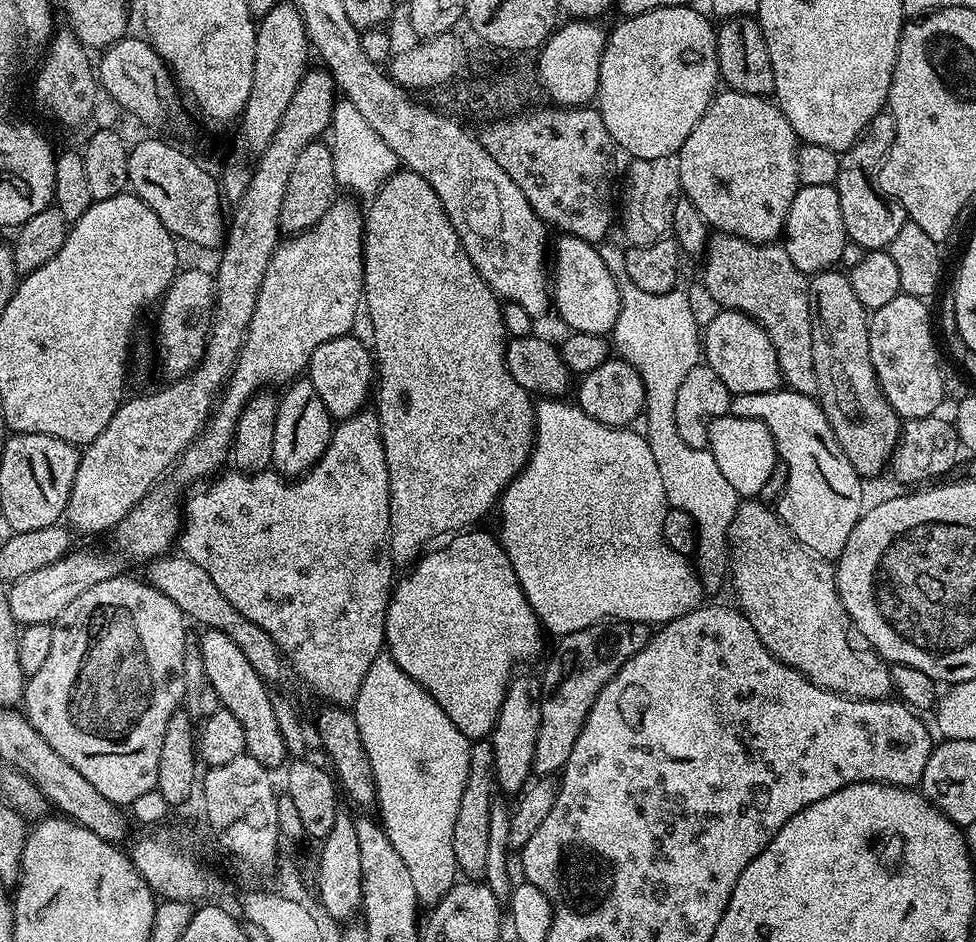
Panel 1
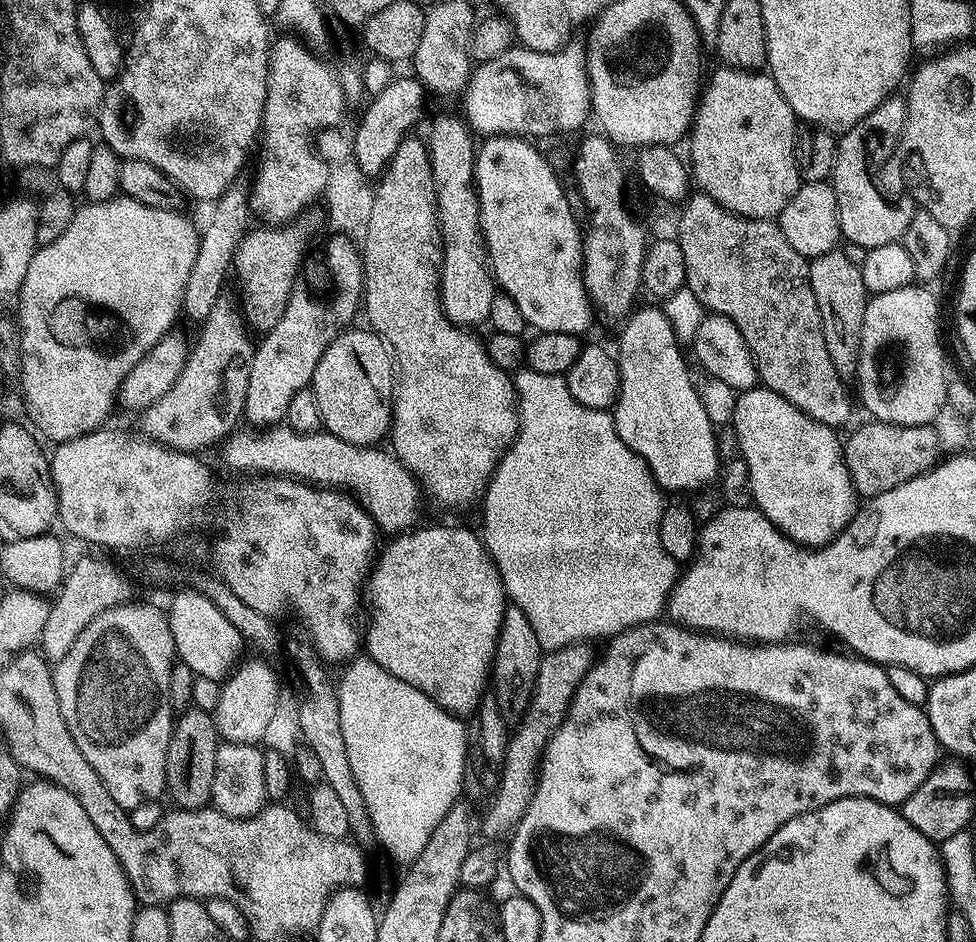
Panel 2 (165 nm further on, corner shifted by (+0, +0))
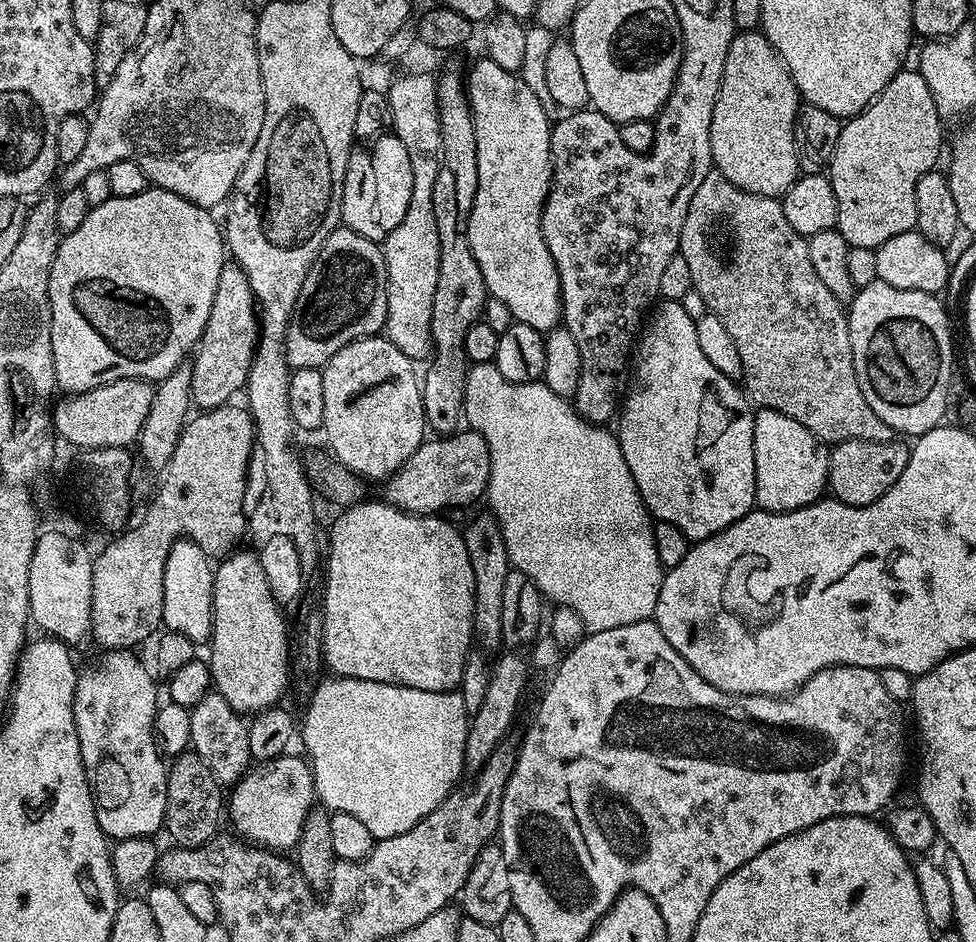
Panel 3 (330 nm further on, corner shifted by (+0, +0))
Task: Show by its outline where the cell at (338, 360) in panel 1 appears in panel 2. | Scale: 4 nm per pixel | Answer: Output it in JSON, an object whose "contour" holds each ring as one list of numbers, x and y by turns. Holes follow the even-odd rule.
{"contour":[[353,327,341,332,318,362,310,385,318,398,323,431,361,446,376,446,392,427,392,402,398,387,394,357,382,336]]}

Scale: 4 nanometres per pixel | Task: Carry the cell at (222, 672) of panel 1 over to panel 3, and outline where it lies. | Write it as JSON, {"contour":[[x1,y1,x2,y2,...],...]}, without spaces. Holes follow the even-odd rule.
{"contour":[[176,540,166,558,166,570,162,578,163,627,170,632,186,634,186,638,197,642,211,641,213,586,214,564,202,546,193,540]]}

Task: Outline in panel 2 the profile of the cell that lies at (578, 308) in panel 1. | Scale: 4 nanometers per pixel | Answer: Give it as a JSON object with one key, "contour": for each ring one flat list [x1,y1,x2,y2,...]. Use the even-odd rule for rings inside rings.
{"contour":[[489,135,483,142,476,153,474,183,480,197,484,247,488,250,488,262,497,285,514,298,529,329,537,333,584,334,592,324,594,309,584,289,582,228,579,223,576,225,572,204,551,162,535,148,537,145,531,139,522,136]]}

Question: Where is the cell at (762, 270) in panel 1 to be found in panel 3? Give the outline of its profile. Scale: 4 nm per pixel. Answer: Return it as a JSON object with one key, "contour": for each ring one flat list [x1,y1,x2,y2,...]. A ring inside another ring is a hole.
{"contour":[[715,170,706,174,694,190,694,198,690,198,690,206,686,210,686,222,682,222,682,234,680,235,680,250,678,253,682,258,686,258,686,263,690,265,690,278,695,292,702,294,702,302,706,302,709,313,726,326,730,333,730,338,734,341,734,347,738,349,738,355,742,358,742,387,751,403,757,409,769,408,778,410,778,414,786,414,786,418,794,418,794,422,802,422,810,434,814,434,825,445,835,446,847,440,873,440,882,442,883,440,893,439,894,433,874,410,870,410,870,402,866,402,866,394,862,394,862,386,858,386,858,378,854,370,854,350,850,346,850,326,848,325,848,314,845,305,824,283,822,278,818,278,818,273,814,270,810,262,810,250,805,237,790,226,790,221,786,219,784,205,775,196,759,196,750,194,734,182,730,182]]}

